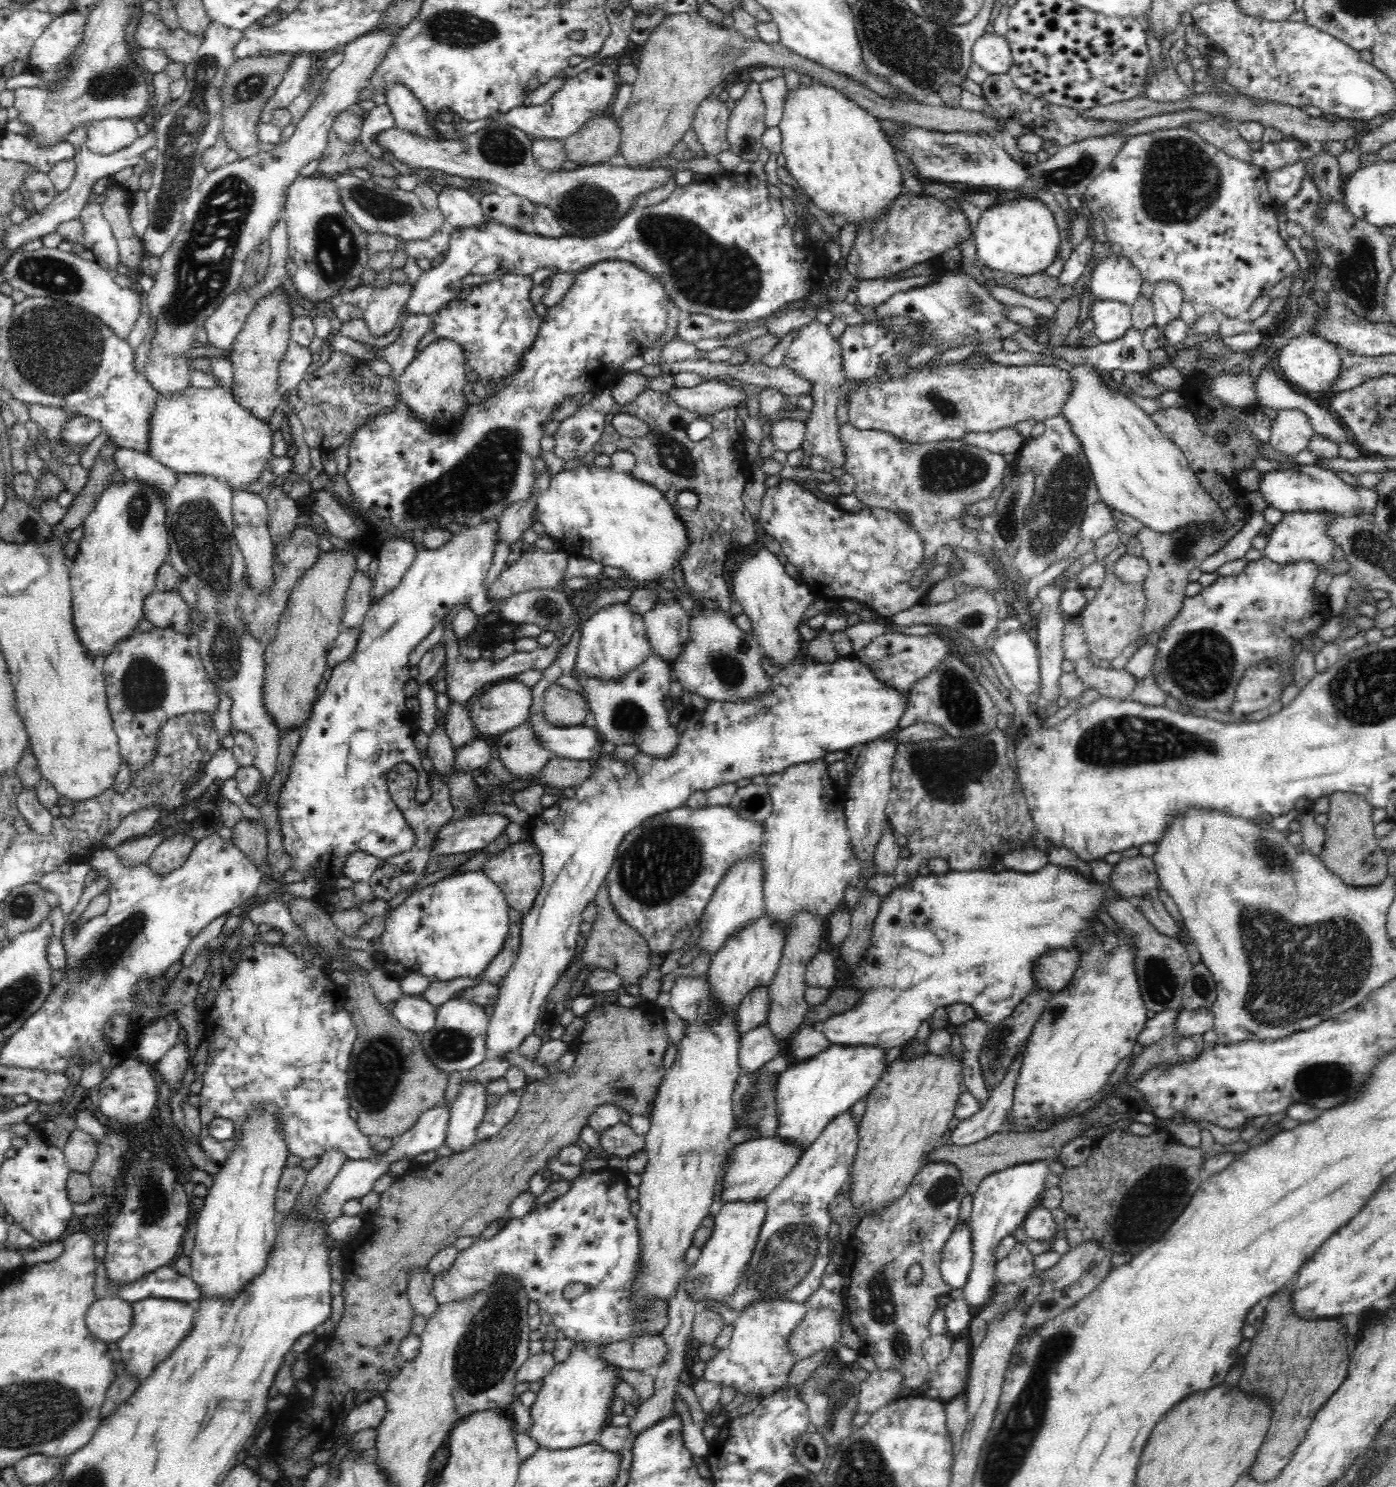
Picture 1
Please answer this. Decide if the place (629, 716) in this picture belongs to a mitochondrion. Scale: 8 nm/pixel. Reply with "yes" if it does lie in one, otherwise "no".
yes

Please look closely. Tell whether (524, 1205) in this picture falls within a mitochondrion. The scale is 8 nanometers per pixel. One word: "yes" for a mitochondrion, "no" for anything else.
no

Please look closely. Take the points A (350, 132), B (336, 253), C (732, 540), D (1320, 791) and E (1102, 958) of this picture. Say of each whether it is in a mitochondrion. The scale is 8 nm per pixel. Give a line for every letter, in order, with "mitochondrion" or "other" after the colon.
A: other
B: mitochondrion
C: mitochondrion
D: other
E: other

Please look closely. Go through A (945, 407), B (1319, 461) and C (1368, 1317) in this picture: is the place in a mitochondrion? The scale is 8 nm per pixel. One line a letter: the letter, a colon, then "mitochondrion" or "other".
A: mitochondrion
B: other
C: other

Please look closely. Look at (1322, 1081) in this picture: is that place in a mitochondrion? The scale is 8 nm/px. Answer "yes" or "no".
yes

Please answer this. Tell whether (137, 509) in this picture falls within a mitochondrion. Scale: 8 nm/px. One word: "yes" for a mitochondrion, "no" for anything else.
yes

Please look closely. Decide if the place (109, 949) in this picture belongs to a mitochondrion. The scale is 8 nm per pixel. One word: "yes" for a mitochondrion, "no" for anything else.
yes

